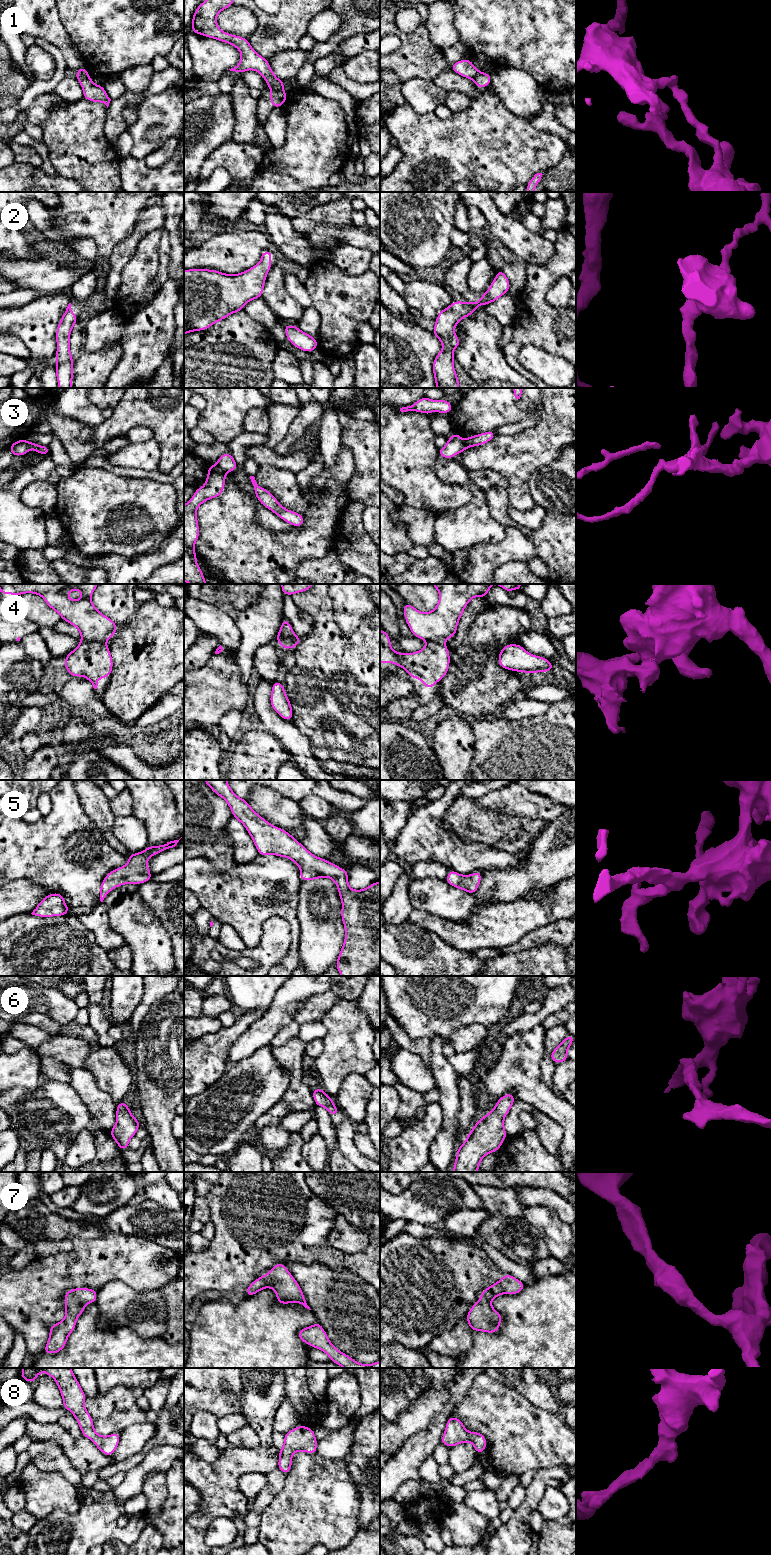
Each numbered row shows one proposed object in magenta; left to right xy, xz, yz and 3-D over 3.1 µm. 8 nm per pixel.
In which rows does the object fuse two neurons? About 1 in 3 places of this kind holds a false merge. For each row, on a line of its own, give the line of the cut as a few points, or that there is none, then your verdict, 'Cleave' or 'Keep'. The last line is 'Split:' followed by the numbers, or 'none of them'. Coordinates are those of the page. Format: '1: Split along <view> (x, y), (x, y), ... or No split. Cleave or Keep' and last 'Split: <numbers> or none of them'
1: Split along xy (76, 73), (87, 74). Cleave
2: No split. Keep
3: Split along yz (463, 441), (461, 451). Cleave
4: Split along xy (82, 640), (94, 640), (103, 643). Cleave
5: No split. Keep
6: No split. Keep
7: No split. Keep
8: No split. Keep
Split: 1, 3, 4

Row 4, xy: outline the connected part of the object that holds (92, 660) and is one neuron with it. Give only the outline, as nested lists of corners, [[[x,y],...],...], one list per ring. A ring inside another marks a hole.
[[[80,641],[79,645],[65,656],[63,666],[72,677],[83,676],[97,689],[98,679],[107,678],[113,669],[109,647],[105,643]]]

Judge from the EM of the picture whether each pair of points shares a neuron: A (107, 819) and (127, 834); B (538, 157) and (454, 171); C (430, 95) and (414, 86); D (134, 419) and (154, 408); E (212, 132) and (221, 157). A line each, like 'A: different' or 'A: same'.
A: different
B: same
C: same
D: same
E: different

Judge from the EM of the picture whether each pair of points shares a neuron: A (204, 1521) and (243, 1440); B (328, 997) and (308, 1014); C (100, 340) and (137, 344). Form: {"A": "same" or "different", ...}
{"A": "different", "B": "same", "C": "different"}

